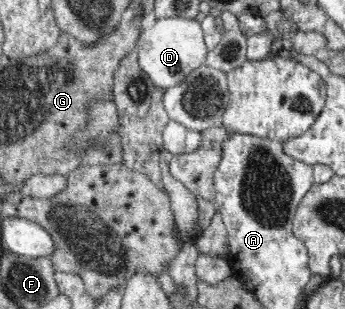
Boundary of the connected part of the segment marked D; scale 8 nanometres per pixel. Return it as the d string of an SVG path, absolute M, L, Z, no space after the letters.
M182 17L154 18L147 21L137 42L136 53L142 70L149 76L155 87L162 88L164 91L172 86L178 86L188 74L199 71L205 66L207 57L211 55L205 43L201 24L197 22L196 18Z

